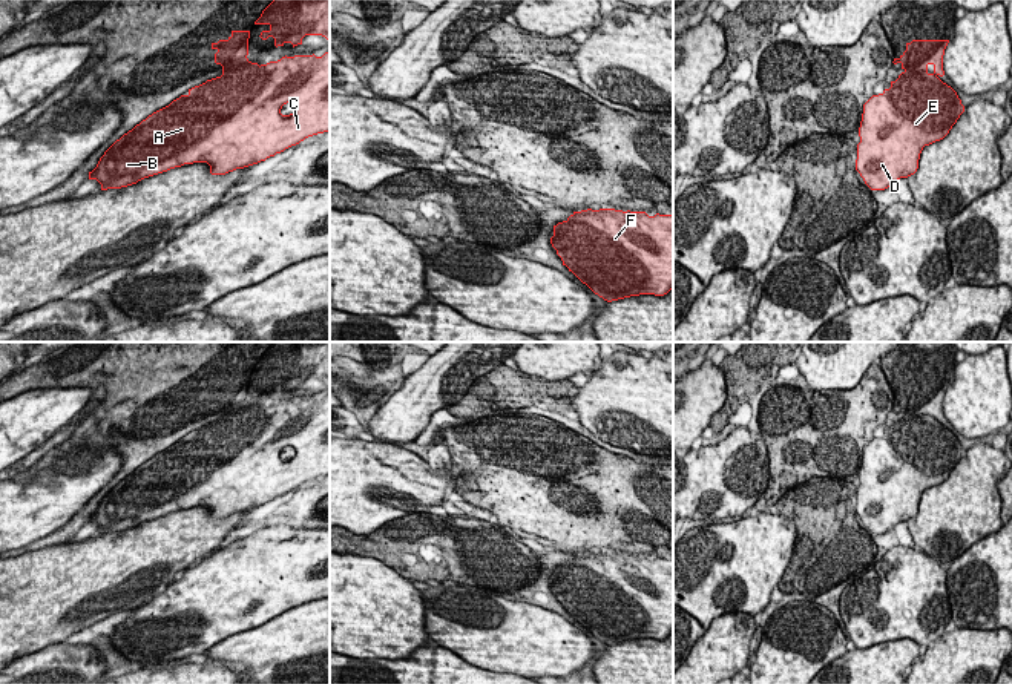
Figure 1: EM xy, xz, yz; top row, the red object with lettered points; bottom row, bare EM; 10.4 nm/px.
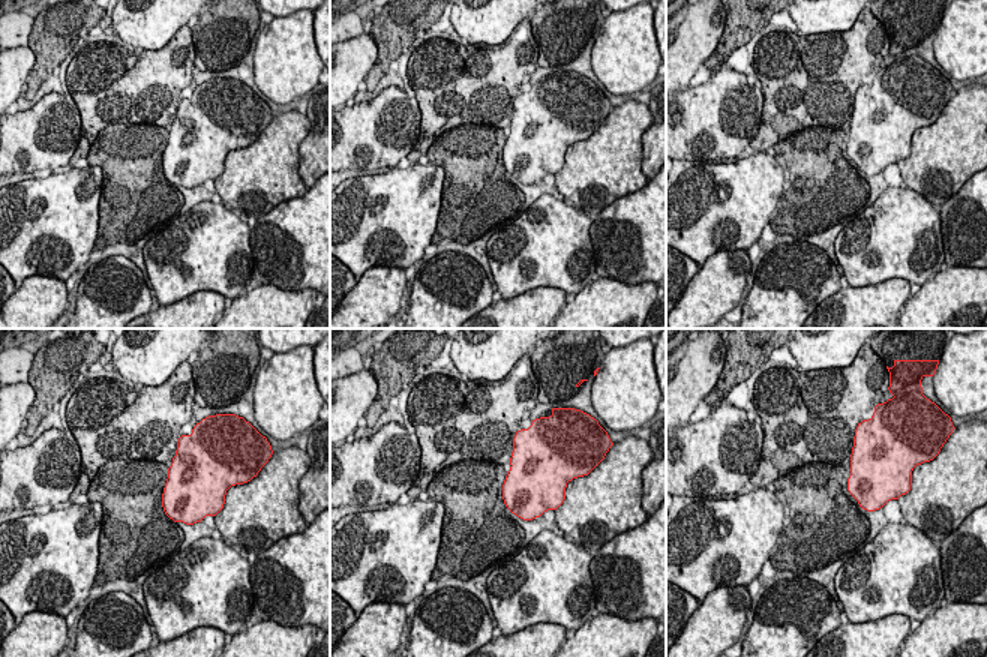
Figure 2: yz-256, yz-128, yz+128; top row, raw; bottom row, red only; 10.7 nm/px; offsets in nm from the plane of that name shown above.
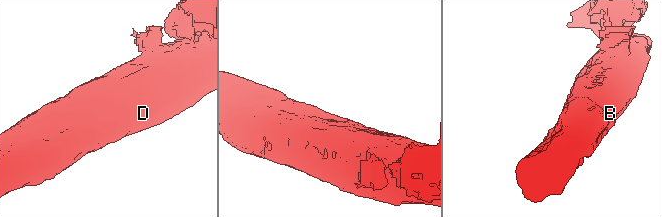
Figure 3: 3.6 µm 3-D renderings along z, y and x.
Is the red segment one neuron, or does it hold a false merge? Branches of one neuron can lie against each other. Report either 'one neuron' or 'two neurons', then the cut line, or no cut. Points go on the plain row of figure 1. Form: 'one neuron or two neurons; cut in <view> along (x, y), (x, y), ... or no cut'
two neurons; cut in yz along (905, 413), (922, 440), (922, 463), (913, 477)

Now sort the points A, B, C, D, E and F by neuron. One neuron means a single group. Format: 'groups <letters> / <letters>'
groups A B C D F / E

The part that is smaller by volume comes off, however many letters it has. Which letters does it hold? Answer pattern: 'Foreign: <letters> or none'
Foreign: E

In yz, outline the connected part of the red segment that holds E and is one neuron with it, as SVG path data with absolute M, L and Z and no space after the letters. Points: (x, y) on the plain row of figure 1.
M915 432L908 434L883 434L889 443L891 452L902 457L902 463L908 463L909 459L914 459L917 465L909 465L909 477L914 477L914 472L918 471L918 466L923 463L923 440L915 437Z

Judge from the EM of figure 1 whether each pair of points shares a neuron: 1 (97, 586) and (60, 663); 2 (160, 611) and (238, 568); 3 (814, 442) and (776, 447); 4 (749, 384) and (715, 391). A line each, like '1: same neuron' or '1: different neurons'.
1: different neurons
2: same neuron
3: same neuron
4: different neurons

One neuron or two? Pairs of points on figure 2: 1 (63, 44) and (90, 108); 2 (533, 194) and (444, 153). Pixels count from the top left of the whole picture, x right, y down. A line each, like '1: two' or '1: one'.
1: two
2: one

